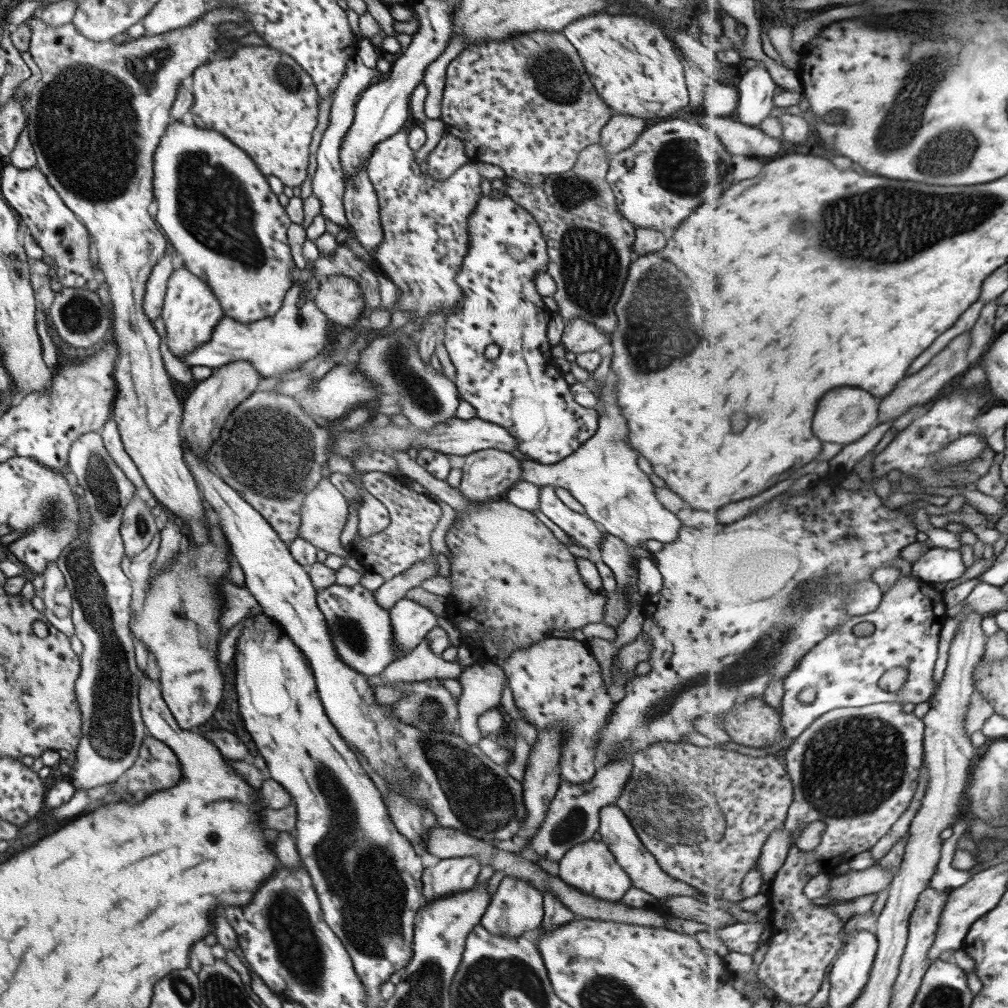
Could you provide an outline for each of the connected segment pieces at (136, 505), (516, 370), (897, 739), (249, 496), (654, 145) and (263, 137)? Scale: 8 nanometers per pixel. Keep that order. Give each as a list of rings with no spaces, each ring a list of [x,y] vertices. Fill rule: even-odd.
[[[134,494],[121,513],[119,532],[124,554],[129,559],[145,550],[151,538],[159,532],[149,510],[150,508]]]
[[[481,195],[481,198],[477,200],[477,206],[472,210],[472,213],[467,217],[467,231],[469,231],[469,240],[467,240],[467,250],[463,257],[461,268],[456,272],[454,276],[455,284],[458,285],[461,290],[461,304],[459,308],[450,312],[444,318],[442,328],[442,344],[447,351],[451,364],[455,370],[455,386],[458,395],[461,399],[468,402],[476,412],[476,417],[481,420],[486,420],[488,423],[498,424],[507,431],[507,434],[511,438],[515,438],[518,446],[516,449],[523,454],[526,454],[529,459],[542,465],[548,465],[559,462],[562,458],[569,456],[579,445],[583,445],[583,442],[587,442],[595,431],[597,430],[598,413],[595,409],[585,408],[575,403],[569,393],[568,385],[558,374],[556,374],[555,366],[552,362],[550,355],[550,344],[547,340],[547,323],[553,312],[545,307],[541,296],[535,292],[535,285],[533,282],[534,274],[536,272],[546,272],[547,266],[547,251],[545,250],[546,244],[539,232],[539,226],[533,222],[530,214],[525,212],[521,207],[511,201],[511,198],[507,196],[501,196],[501,198],[489,198],[489,196]],[[495,344],[498,346],[499,354],[493,360],[487,360],[483,356],[484,348],[487,345]]]
[[[885,702],[863,707],[839,708],[829,712],[815,720],[815,723],[806,728],[806,731],[783,751],[787,772],[794,782],[794,803],[790,806],[785,827],[789,829],[795,841],[801,836],[801,824],[815,820],[826,824],[820,842],[812,851],[801,850],[795,843],[792,844],[783,868],[771,882],[769,892],[768,904],[771,910],[768,920],[772,937],[757,970],[757,978],[771,988],[775,996],[791,1006],[811,1002],[821,990],[825,978],[829,977],[834,960],[840,955],[846,928],[846,923],[843,923],[835,912],[821,906],[813,906],[811,898],[803,894],[803,888],[816,874],[847,863],[859,852],[871,850],[906,814],[918,792],[919,770],[923,768],[926,759],[925,734],[925,721],[914,716],[913,712],[905,714],[903,705],[898,702]]]
[[[271,385],[257,388],[242,400],[220,432],[205,454],[206,462],[288,545],[298,536],[301,503],[322,479],[321,467],[330,454],[331,434],[307,417],[293,397],[274,393]]]
[[[677,118],[658,121],[645,127],[639,136],[625,150],[609,156],[608,170],[605,176],[607,185],[615,198],[615,206],[623,220],[627,220],[633,228],[649,228],[655,232],[672,232],[679,224],[685,222],[686,216],[701,204],[703,192],[707,194],[707,186],[717,186],[725,176],[731,178],[734,157],[726,145],[722,143],[718,131],[710,133],[697,123]]]
[[[241,45],[231,56],[200,64],[190,79],[193,102],[189,112],[196,127],[220,132],[251,157],[263,177],[275,176],[290,188],[301,185],[307,174],[311,131],[317,124],[318,96],[312,78],[290,56],[267,45]]]

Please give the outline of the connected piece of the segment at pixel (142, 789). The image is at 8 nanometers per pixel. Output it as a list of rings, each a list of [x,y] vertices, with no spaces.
[[[146,734],[137,758],[125,771],[126,790],[132,800],[143,800],[157,790],[175,787],[181,779],[181,771],[175,753],[160,740]]]

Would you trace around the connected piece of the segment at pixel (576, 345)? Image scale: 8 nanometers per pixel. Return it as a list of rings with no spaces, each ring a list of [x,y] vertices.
[[[569,319],[565,321],[560,343],[565,347],[565,351],[575,355],[596,351],[601,344],[609,340],[603,334],[603,331],[585,319]]]

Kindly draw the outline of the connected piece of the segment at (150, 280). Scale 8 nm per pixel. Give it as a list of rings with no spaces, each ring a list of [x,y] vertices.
[[[164,253],[152,266],[147,277],[143,298],[142,309],[150,322],[160,316],[162,303],[166,292],[166,282],[170,274],[174,271],[171,257]]]

